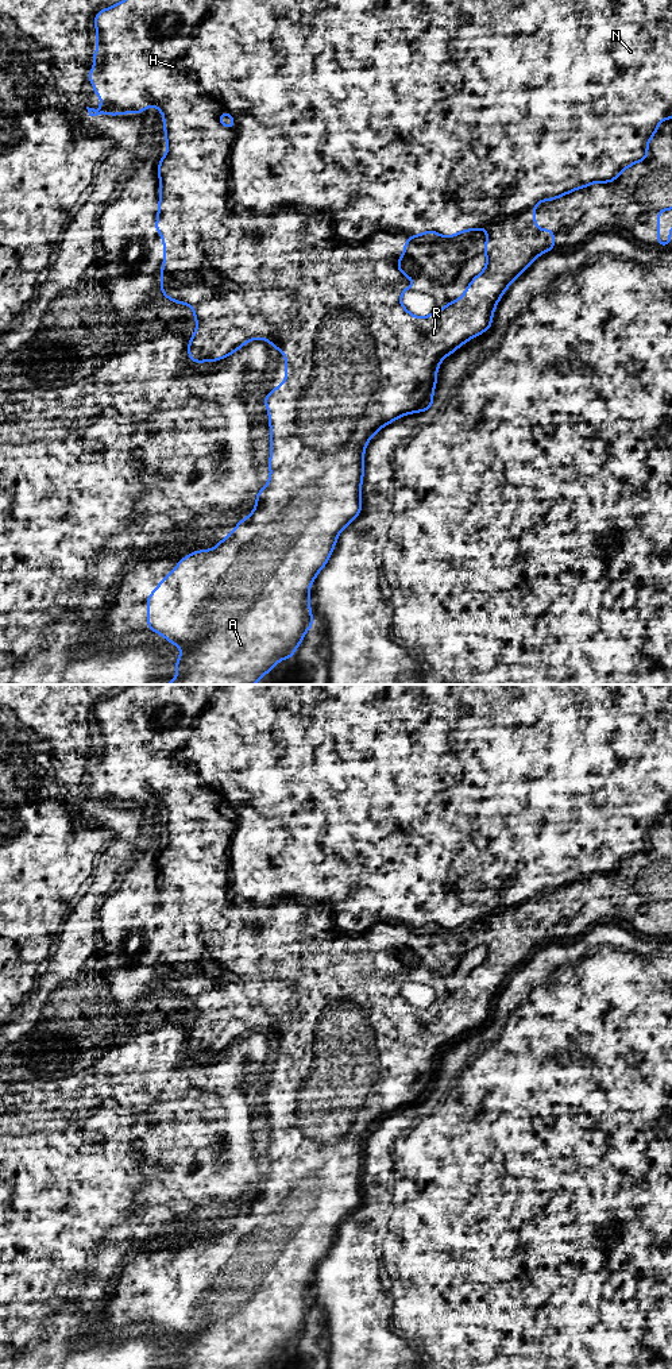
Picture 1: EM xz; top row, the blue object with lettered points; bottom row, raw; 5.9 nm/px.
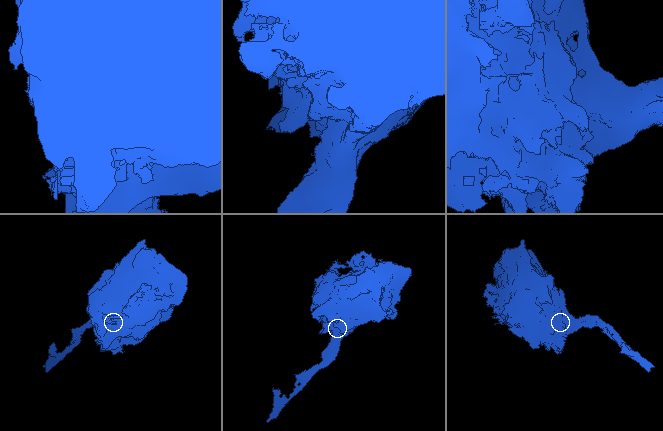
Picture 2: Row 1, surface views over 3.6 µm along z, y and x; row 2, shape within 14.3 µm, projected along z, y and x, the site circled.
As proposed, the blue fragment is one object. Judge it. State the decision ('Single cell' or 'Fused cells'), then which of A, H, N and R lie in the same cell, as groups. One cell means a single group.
Single cell. Groups: A H N R

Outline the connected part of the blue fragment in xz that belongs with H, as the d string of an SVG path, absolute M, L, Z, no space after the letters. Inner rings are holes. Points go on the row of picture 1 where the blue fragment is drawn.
M123 0L105 9L100 9L93 16L93 20L96 24L96 46L99 50L92 54L92 62L96 68L89 69L86 77L94 88L93 95L99 96L103 104L99 109L86 107L89 116L101 113L109 116L144 113L148 105L162 112L165 127L163 136L167 150L158 162L159 203L157 209L158 219L154 224L155 231L163 240L161 294L173 302L193 308L193 317L197 325L193 336L188 342L189 360L192 363L217 362L231 354L236 354L240 347L254 339L267 340L274 351L281 350L285 355L285 383L275 385L270 394L262 397L267 408L270 425L270 479L255 494L256 506L248 517L242 518L236 524L227 537L219 540L215 548L193 551L184 556L178 560L175 568L157 585L155 591L147 593L148 630L162 635L171 645L181 647L181 655L173 664L179 675L165 684L255 684L277 667L281 659L291 660L305 633L314 625L309 589L317 578L317 574L327 566L340 532L356 520L363 510L362 482L364 478L363 460L367 443L379 429L399 417L418 412L426 413L433 408L433 393L440 363L468 340L490 331L495 306L511 282L518 278L537 257L556 248L555 230L549 227L545 230L537 228L534 205L541 201L557 200L595 182L614 182L623 170L637 162L648 161L648 144L659 131L660 122L664 119L672 120L672 0ZM223 111L233 119L235 127L232 130L227 128L220 122L219 116ZM480 228L487 231L483 252L487 258L484 269L471 279L463 296L457 300L448 301L444 308L435 309L428 317L412 315L401 304L401 294L418 285L418 282L398 267L398 261L408 257L408 240L429 232L437 234L441 239L451 239L466 231L474 232Z

